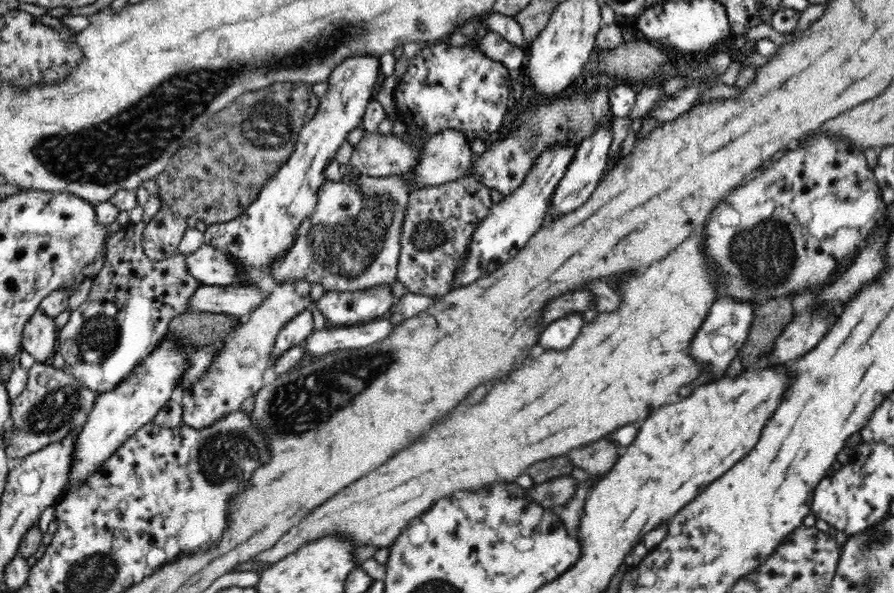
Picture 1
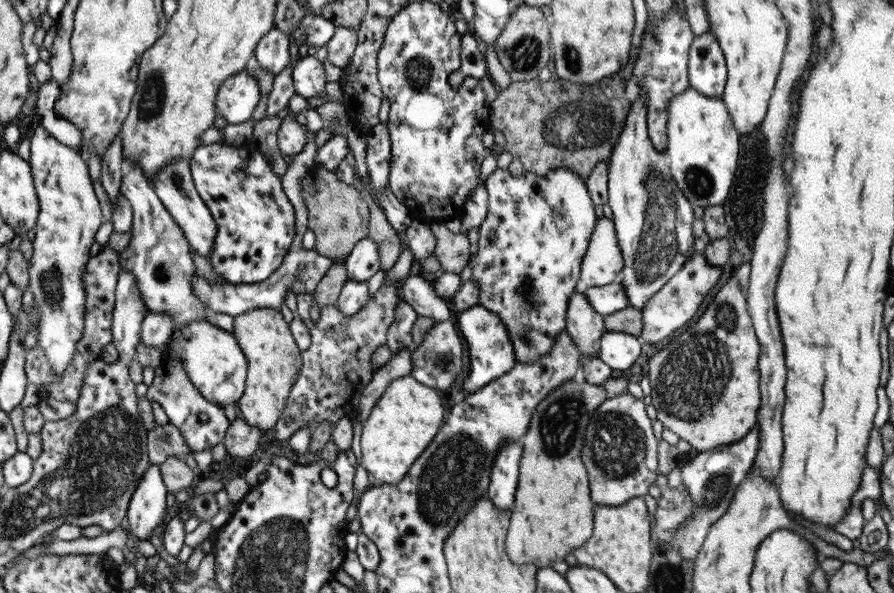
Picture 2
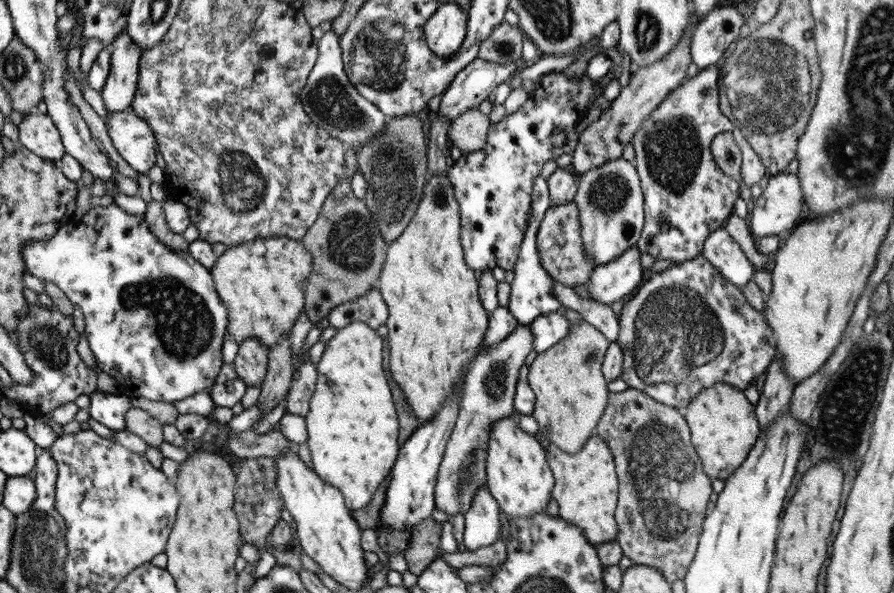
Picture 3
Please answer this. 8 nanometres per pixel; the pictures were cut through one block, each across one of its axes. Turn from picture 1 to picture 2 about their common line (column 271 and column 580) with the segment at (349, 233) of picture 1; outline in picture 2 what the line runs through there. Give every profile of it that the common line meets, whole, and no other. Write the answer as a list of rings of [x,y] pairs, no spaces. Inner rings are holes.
[[[597,218],[590,244],[582,258],[577,288],[586,290],[614,282],[624,267],[622,248],[612,219]]]

